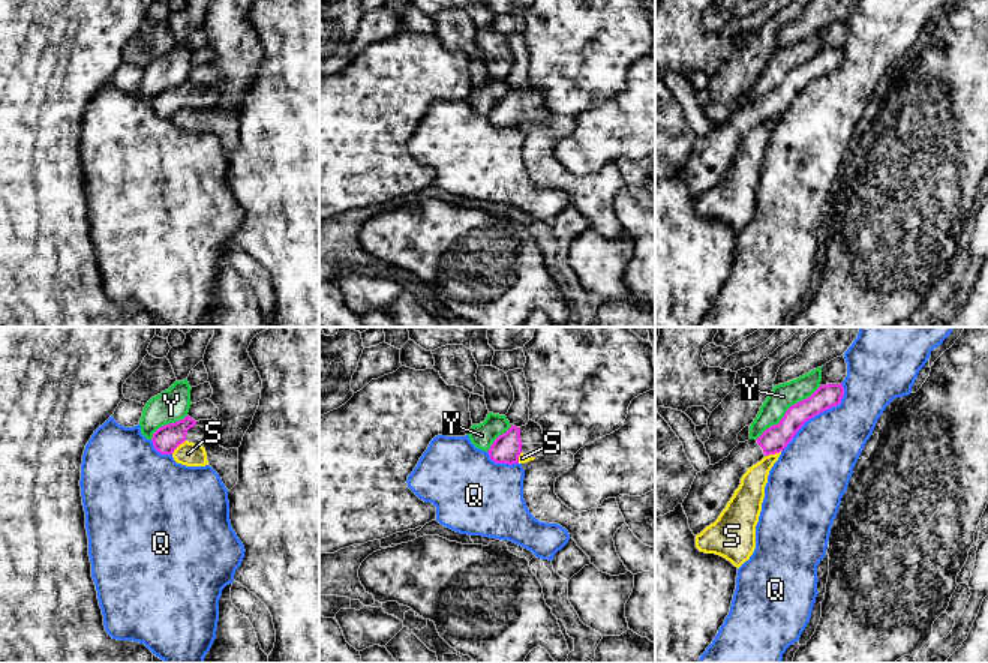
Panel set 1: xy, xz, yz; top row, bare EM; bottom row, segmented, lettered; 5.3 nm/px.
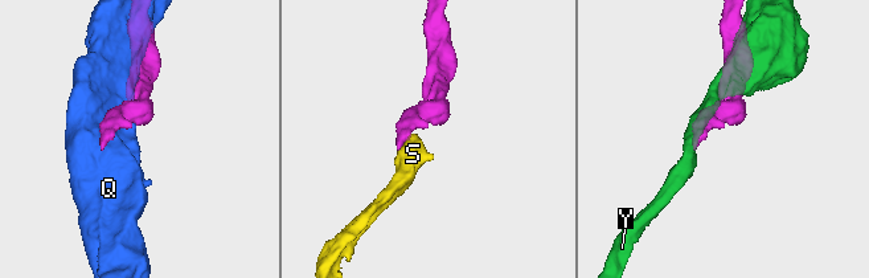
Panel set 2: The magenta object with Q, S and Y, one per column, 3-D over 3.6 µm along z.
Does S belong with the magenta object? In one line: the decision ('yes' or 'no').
no

